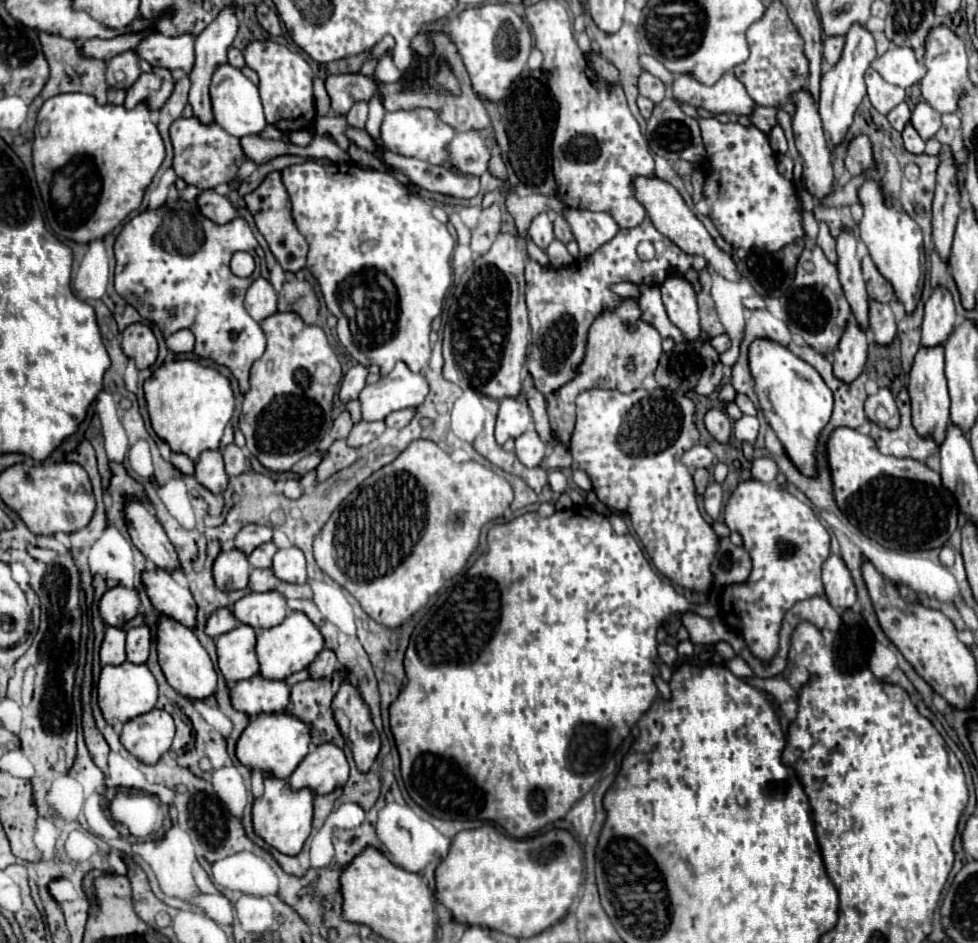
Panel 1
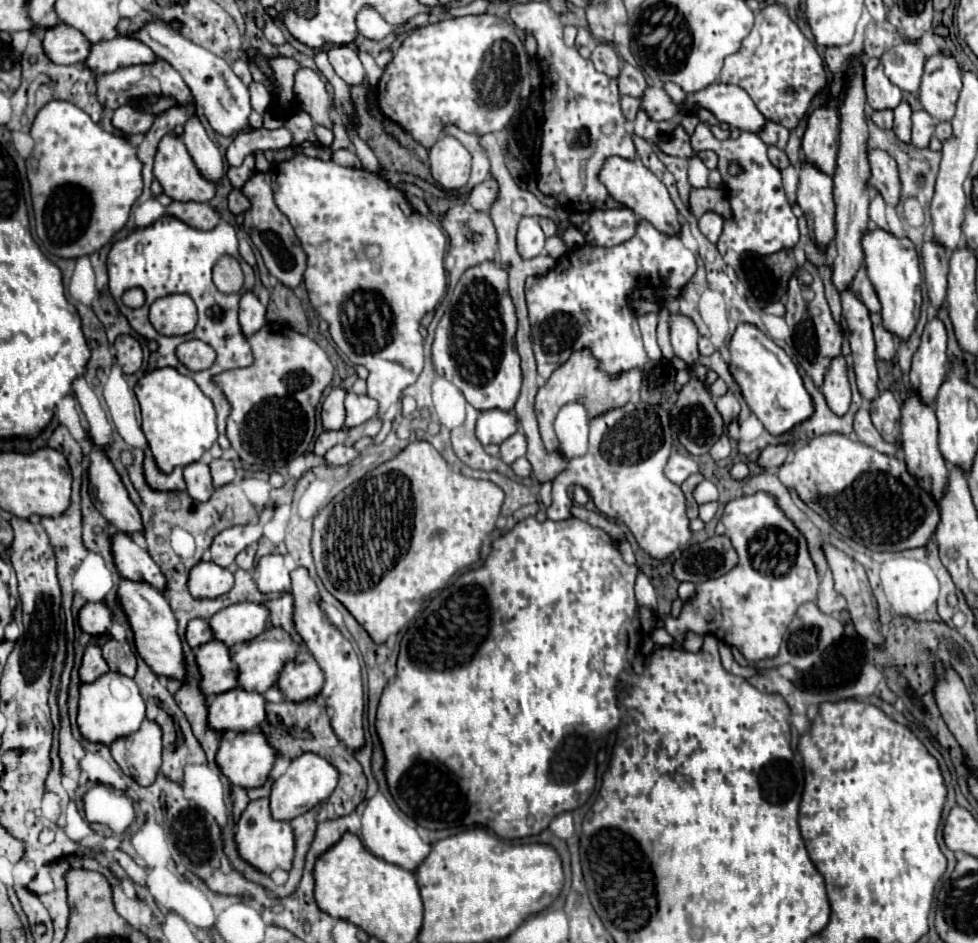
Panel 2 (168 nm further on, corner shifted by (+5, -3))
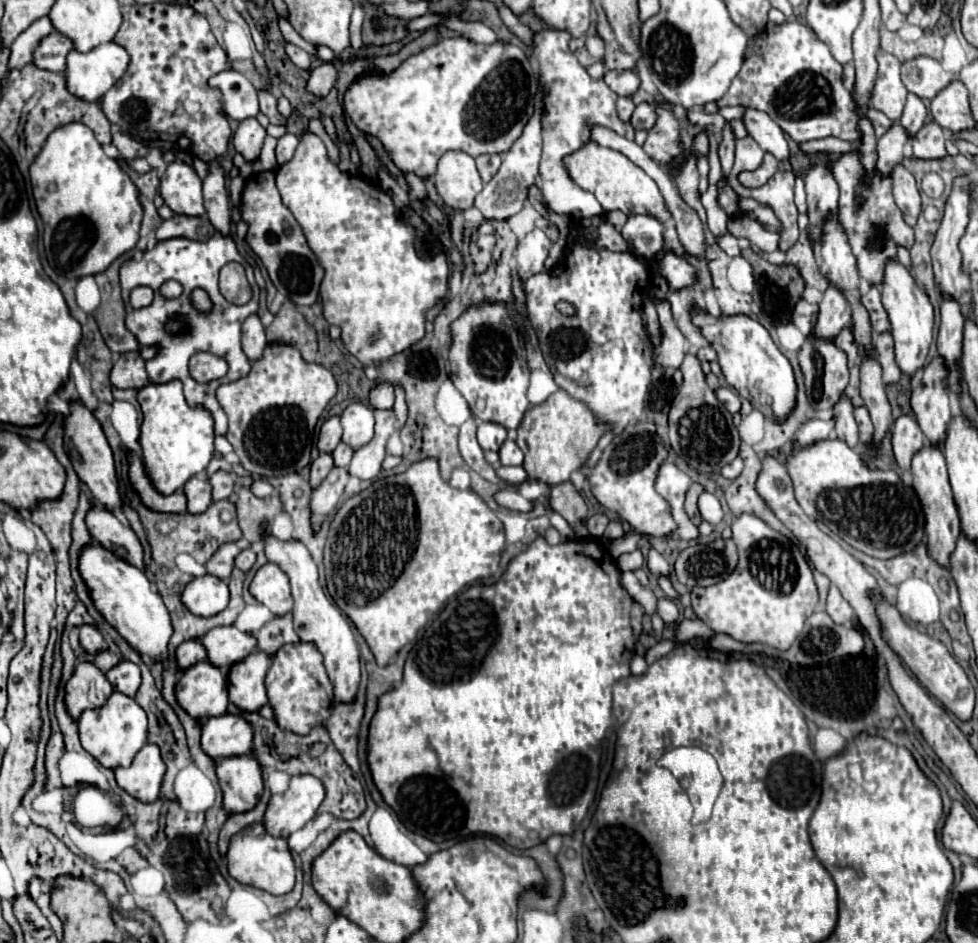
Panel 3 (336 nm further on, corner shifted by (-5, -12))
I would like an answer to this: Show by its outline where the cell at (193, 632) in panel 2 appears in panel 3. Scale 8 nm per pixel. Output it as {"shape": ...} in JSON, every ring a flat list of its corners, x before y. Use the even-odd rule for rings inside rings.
{"shape":[[192,639,192,641,186,641,182,643,178,649,176,649,176,665,178,669,188,669,192,667,194,663,200,663,206,659,206,649,202,647,202,643,198,639]]}

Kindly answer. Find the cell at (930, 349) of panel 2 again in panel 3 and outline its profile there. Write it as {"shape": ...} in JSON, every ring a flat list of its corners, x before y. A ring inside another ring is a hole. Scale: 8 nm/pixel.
{"shape":[[936,357,924,367,922,381,912,391,912,409,918,419,918,425,922,427,926,439,936,447,942,447,952,419,950,395,944,377,946,377,944,361]]}

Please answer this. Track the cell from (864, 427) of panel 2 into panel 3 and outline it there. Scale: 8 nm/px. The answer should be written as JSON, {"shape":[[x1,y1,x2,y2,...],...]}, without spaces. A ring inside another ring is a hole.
{"shape":[[856,407,854,409,854,419,856,419,858,429,860,429,860,441,868,443,870,437,872,437,872,421,870,421,868,409,866,407]]}

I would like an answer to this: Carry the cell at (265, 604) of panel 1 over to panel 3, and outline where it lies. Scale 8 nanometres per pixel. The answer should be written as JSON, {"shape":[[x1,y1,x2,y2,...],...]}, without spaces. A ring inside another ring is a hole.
{"shape":[[230,625,208,631,202,637,202,645,206,647,208,663,214,663,214,667,222,667,224,671,250,655,256,649,256,639]]}

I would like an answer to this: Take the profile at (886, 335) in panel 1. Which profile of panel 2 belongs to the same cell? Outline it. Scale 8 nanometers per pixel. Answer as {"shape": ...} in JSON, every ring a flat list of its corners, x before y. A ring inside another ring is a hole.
{"shape":[[880,312,872,314,870,318,872,318,872,326,874,326,874,338,876,338,876,356,882,360,890,360,896,350,896,336,884,328]]}

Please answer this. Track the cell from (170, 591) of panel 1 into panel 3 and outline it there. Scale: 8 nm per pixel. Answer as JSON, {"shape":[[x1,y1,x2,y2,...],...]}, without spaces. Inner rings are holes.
{"shape":[[92,503,90,511,86,513,86,527,90,535,106,549,116,553,120,559,126,559,128,563,136,565,138,569,144,569,144,563,142,563,144,553,138,537,110,509,98,503]]}

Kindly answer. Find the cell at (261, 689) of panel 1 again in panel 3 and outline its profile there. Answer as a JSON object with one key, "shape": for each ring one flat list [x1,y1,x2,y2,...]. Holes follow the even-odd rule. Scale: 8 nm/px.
{"shape":[[238,715,210,717,202,727,200,743,212,759,248,755,252,751,252,727]]}

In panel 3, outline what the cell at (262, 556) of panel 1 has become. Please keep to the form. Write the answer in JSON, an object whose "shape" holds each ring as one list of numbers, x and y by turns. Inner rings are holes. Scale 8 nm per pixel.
{"shape":[[244,549,244,551,240,551,240,553,238,553,238,559,236,559,234,563,236,563,236,567,238,567,238,569,248,571,248,569,254,565,254,561,256,561,256,553,254,553,254,551,250,551,250,549]]}

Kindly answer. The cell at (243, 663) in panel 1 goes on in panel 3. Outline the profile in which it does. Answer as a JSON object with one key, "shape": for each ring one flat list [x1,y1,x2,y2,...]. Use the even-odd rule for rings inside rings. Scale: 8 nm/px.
{"shape":[[208,661,186,669,174,689,178,705,194,719,224,715,228,707,228,679]]}

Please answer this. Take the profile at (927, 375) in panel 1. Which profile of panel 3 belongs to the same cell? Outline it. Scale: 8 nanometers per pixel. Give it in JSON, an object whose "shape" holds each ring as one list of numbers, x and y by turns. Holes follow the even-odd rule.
{"shape":[[936,445,922,447,912,459,912,475,914,475,914,491,922,503,922,513,926,515,926,537,928,537,928,555,940,565,950,569,950,551,954,551,954,539,960,535,960,517,952,497,946,461]]}

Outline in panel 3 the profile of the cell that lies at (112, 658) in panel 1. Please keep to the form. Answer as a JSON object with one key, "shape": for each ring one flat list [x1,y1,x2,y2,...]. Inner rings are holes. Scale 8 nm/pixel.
{"shape":[[78,663,72,677,64,685,64,705,72,719,78,719,82,711,96,709,112,695,112,685,106,675,92,663]]}

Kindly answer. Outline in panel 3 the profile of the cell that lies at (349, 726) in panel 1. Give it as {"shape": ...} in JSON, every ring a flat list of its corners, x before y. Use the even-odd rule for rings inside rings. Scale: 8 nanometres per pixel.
{"shape":[[264,533,264,553,266,553,268,561,276,563,290,579,290,591,294,597,294,611,292,611,294,629,296,629,300,641,312,641,312,643,316,641,316,647,320,649,320,653,324,657,326,671,334,683,334,701,350,703,356,697,358,683,360,683,358,645,356,645,356,639,348,625,348,619,340,613,340,609,336,605,332,605,326,599,324,591,318,583,318,569,316,569,312,555,308,553,308,549,302,541,296,541,296,539,280,541,280,539,272,537,270,533]]}

